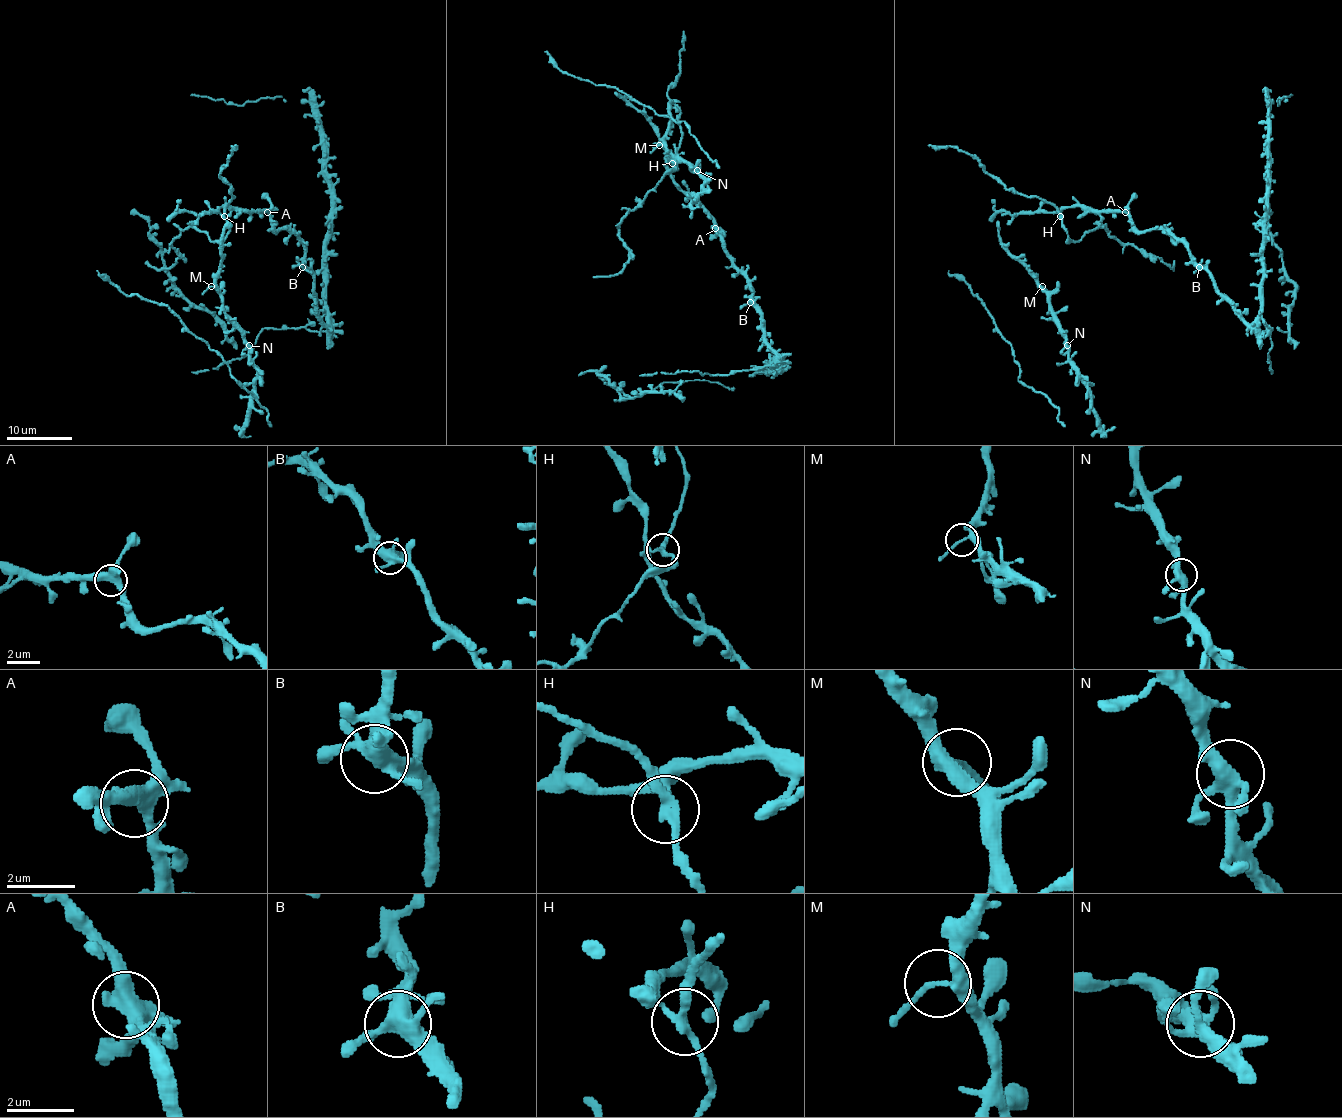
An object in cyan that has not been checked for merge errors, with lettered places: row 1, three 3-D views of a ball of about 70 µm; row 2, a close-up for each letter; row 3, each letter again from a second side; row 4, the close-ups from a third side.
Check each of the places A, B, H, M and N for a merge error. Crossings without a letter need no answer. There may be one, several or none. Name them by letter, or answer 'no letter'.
H

